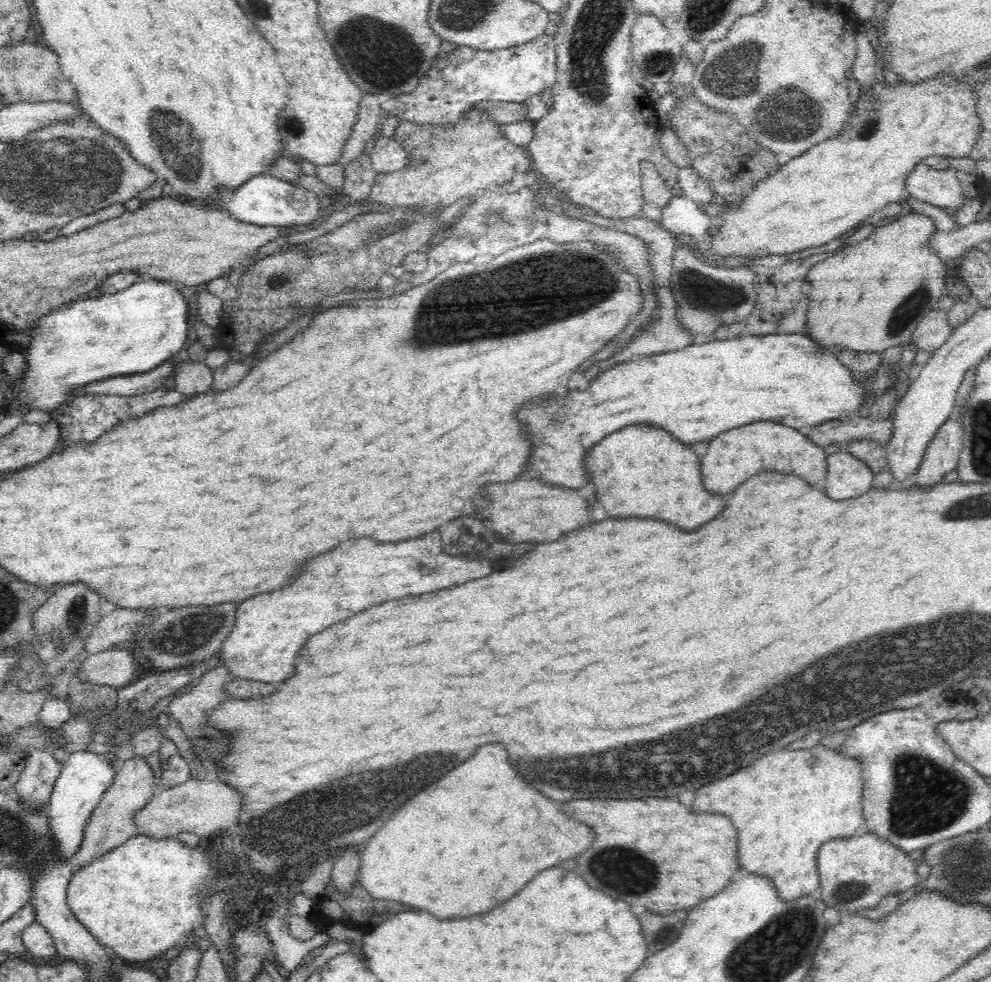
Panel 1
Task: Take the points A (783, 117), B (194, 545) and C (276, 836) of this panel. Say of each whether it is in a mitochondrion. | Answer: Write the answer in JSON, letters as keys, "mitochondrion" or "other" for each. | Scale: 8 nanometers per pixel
{"A":"mitochondrion","B":"other","C":"mitochondrion"}

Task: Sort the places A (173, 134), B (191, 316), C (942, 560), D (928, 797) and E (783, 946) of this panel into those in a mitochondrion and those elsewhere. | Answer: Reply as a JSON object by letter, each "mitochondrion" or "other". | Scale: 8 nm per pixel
{"A":"mitochondrion","B":"other","C":"other","D":"mitochondrion","E":"mitochondrion"}

